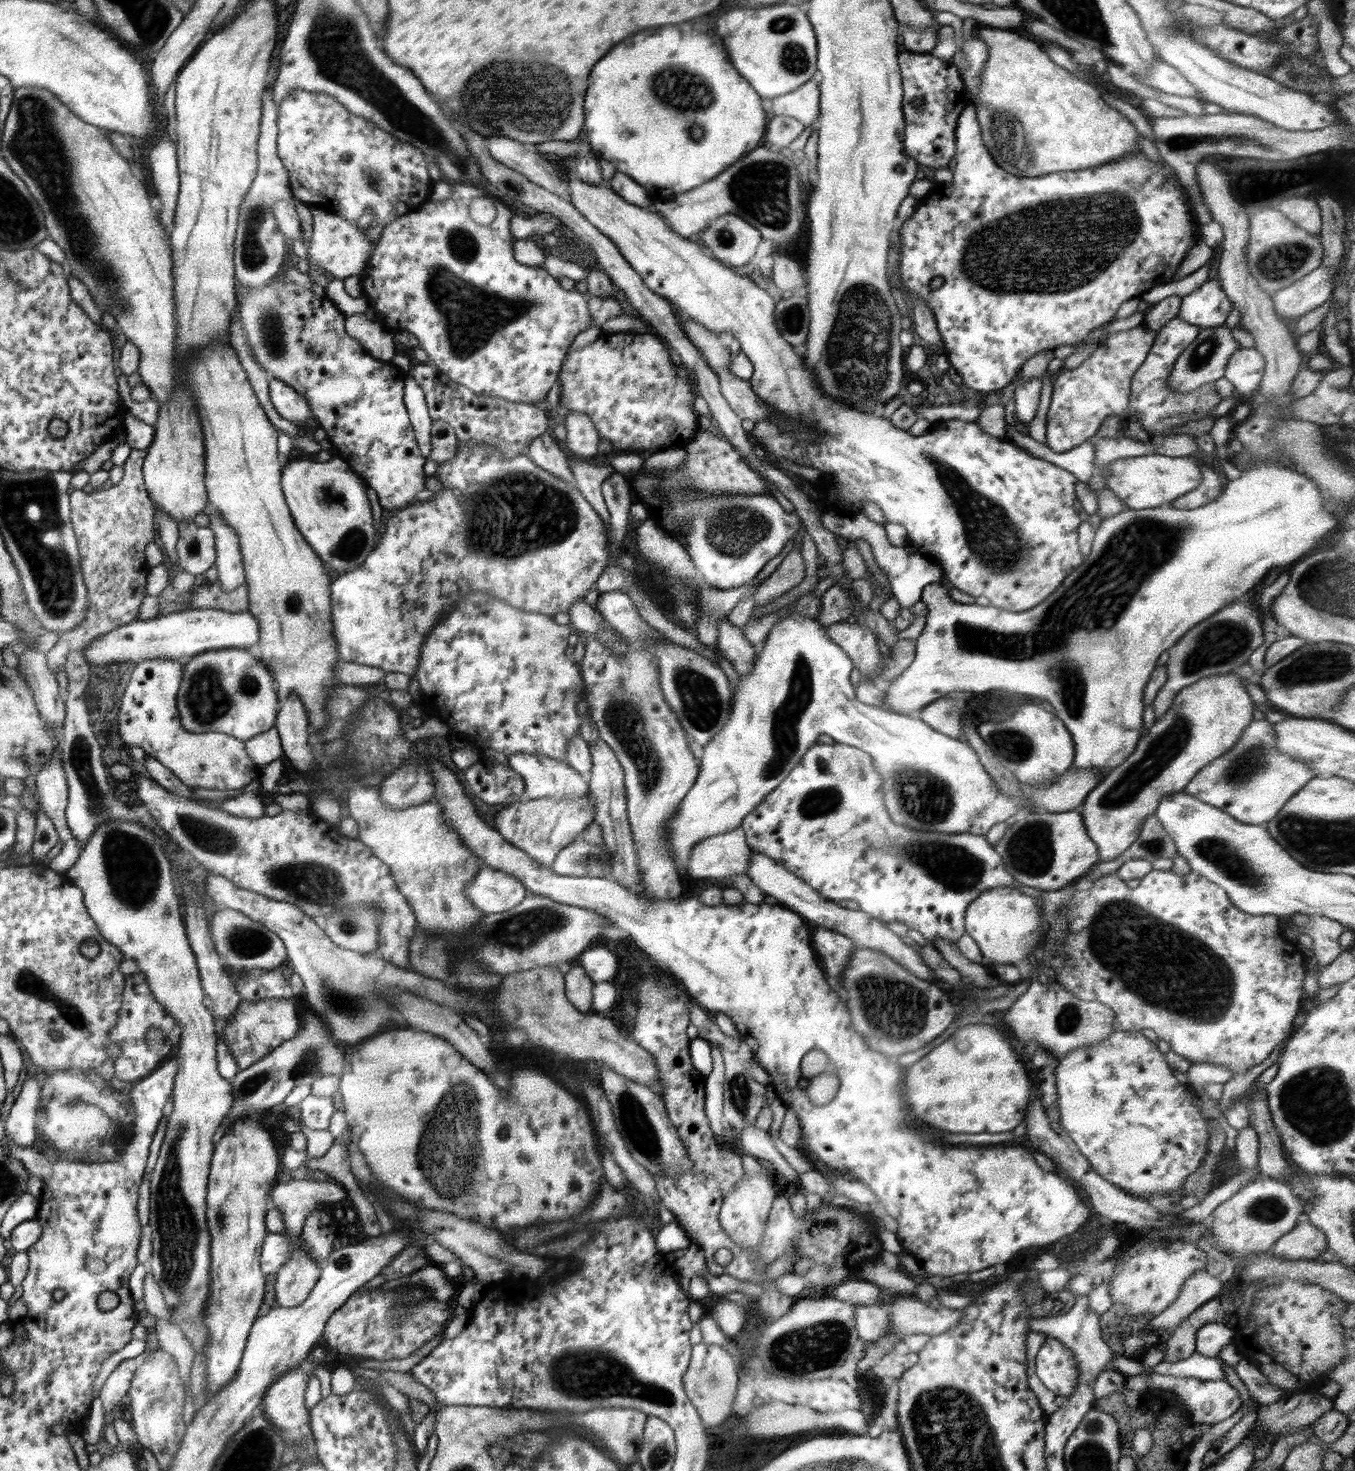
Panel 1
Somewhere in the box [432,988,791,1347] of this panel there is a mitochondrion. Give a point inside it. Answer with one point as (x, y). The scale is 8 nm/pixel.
(638, 1130)

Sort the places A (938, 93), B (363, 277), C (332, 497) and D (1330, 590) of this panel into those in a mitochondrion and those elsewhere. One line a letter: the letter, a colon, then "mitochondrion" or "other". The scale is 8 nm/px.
A: other
B: other
C: other
D: mitochondrion

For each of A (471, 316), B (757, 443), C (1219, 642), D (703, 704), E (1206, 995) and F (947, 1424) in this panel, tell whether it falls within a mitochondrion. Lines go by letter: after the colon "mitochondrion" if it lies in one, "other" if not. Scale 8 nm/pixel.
A: mitochondrion
B: other
C: mitochondrion
D: mitochondrion
E: mitochondrion
F: mitochondrion

